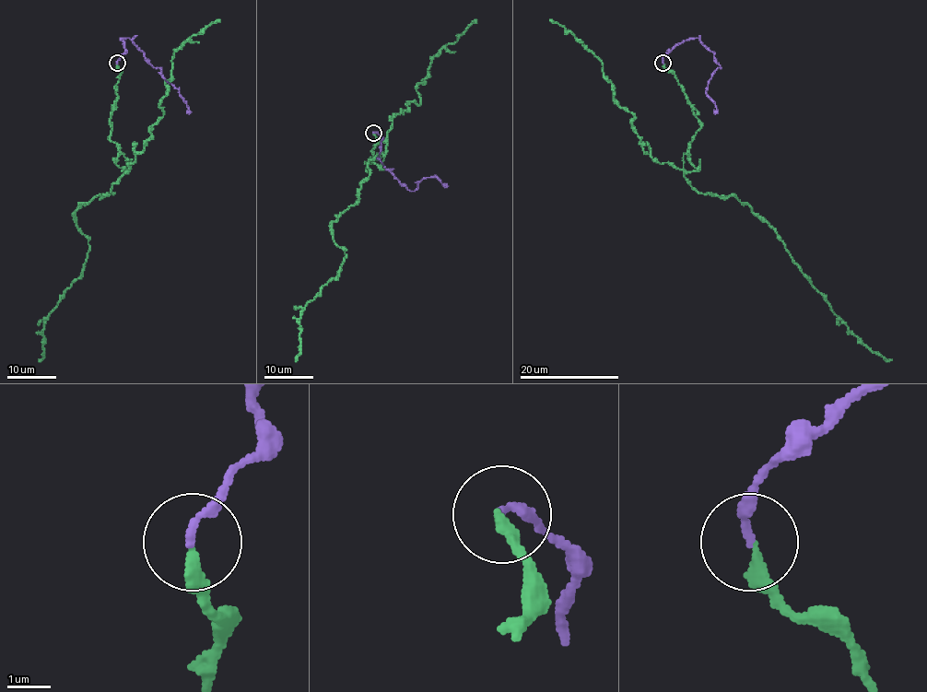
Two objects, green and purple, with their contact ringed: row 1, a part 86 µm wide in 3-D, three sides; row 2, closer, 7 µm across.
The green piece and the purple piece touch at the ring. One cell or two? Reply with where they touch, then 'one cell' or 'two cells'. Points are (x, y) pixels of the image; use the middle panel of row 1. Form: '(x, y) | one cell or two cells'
(373, 133) | one cell

